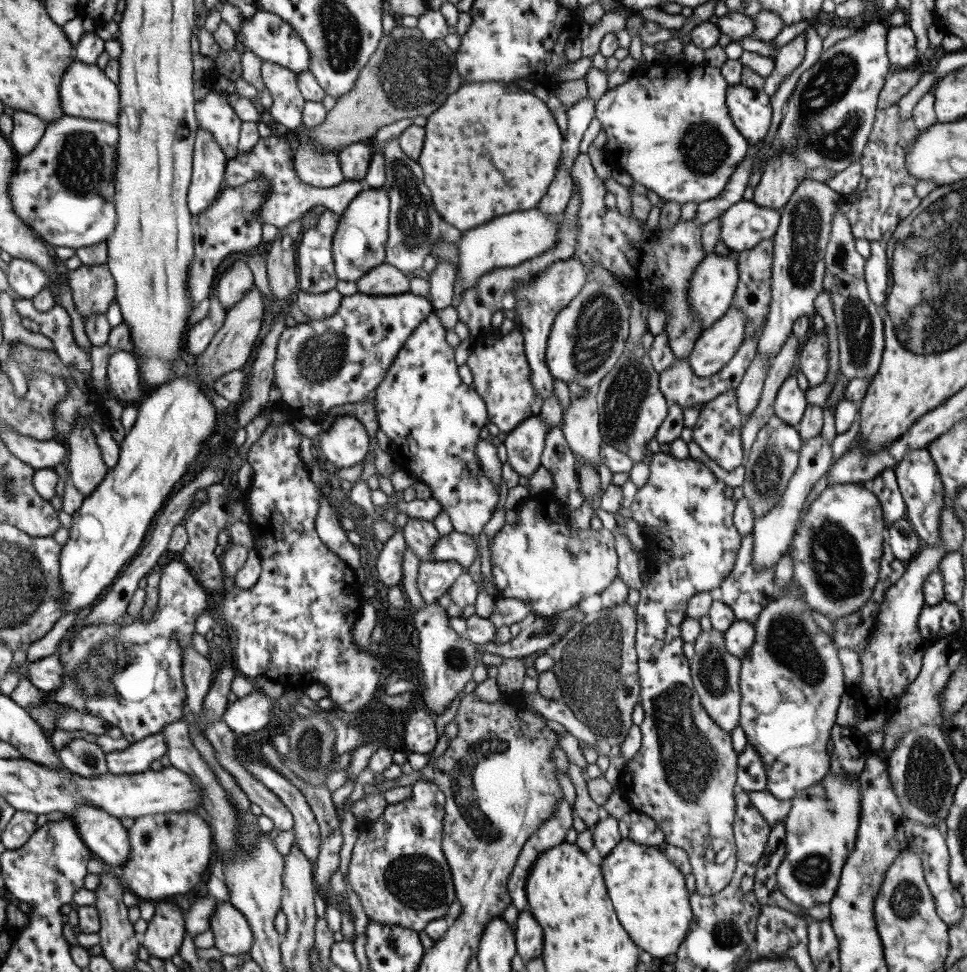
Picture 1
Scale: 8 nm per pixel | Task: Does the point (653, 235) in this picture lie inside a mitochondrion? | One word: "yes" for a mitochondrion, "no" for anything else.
no

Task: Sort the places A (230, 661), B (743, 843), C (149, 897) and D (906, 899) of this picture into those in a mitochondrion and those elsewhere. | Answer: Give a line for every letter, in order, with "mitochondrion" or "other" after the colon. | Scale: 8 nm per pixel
A: other
B: other
C: other
D: mitochondrion

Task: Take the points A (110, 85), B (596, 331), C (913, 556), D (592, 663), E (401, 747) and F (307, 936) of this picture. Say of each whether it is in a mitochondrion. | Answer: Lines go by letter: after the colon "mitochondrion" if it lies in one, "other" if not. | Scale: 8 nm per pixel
A: other
B: mitochondrion
C: other
D: mitochondrion
E: other
F: other

